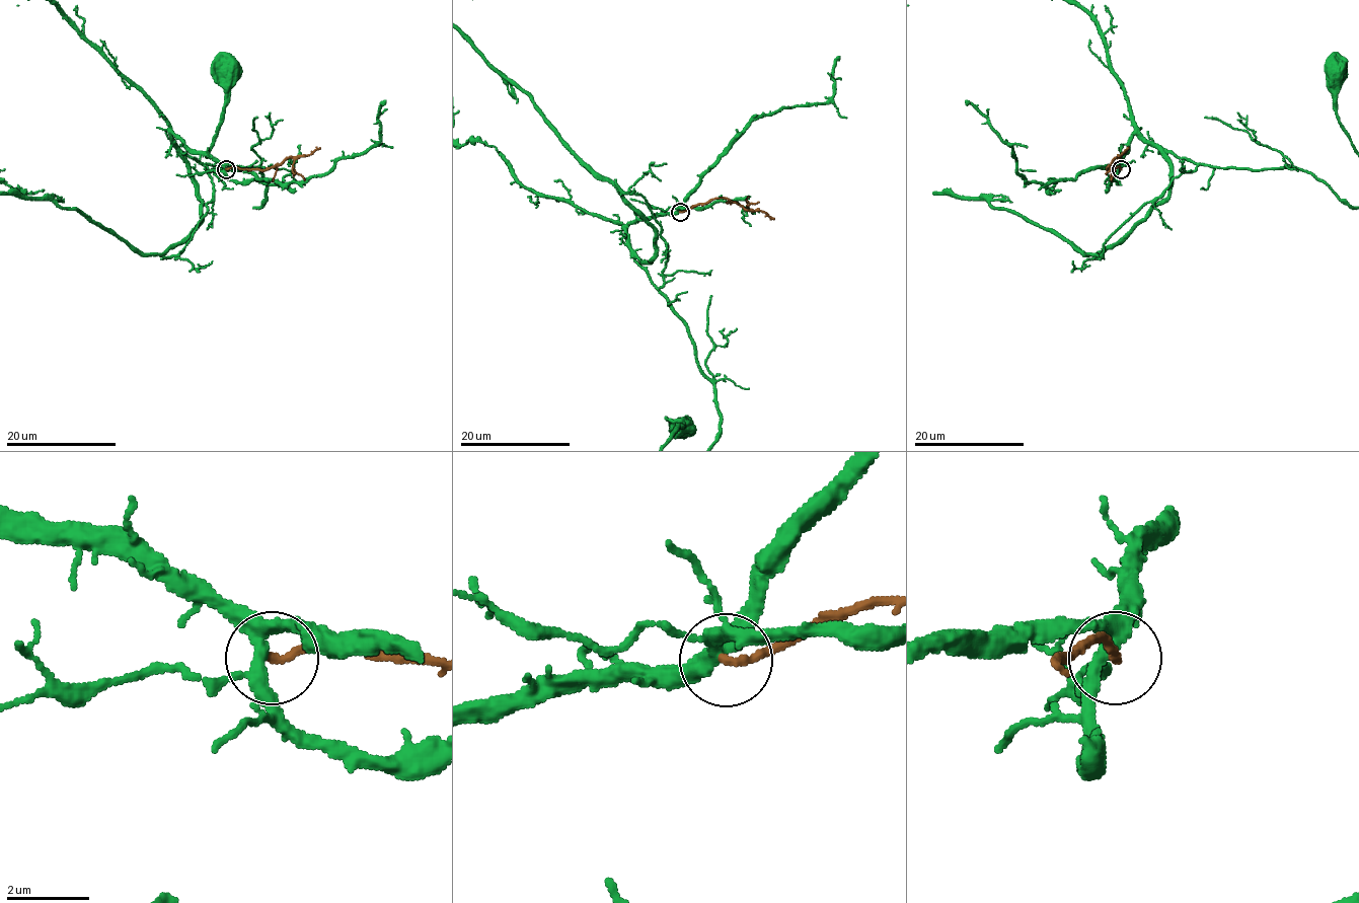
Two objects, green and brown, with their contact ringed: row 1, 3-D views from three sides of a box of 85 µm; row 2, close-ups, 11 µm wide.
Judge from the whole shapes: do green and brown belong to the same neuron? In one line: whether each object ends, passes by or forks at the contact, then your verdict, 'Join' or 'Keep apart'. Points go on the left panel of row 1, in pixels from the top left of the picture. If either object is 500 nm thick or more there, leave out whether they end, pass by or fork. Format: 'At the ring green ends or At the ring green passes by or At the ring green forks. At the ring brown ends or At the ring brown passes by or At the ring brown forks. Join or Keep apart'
At the ring green forks. At the ring brown ends. Keep apart

